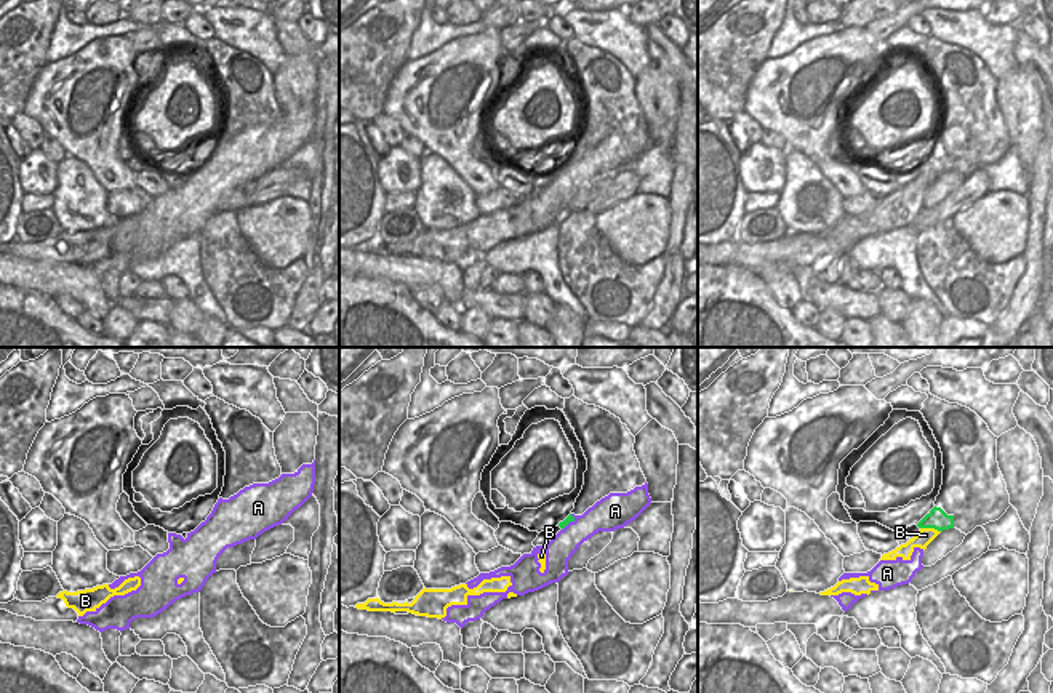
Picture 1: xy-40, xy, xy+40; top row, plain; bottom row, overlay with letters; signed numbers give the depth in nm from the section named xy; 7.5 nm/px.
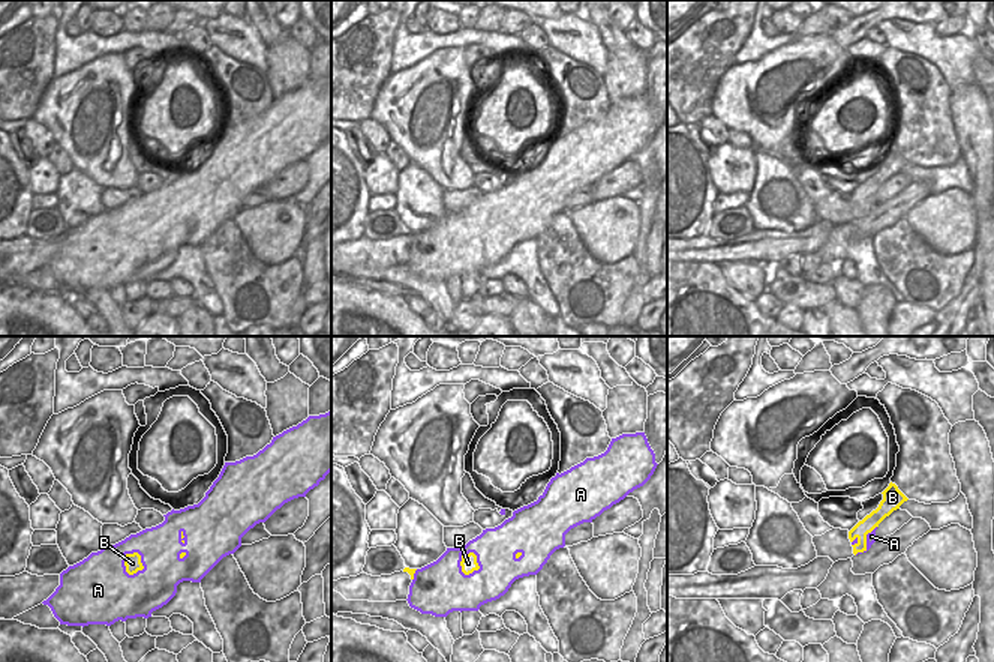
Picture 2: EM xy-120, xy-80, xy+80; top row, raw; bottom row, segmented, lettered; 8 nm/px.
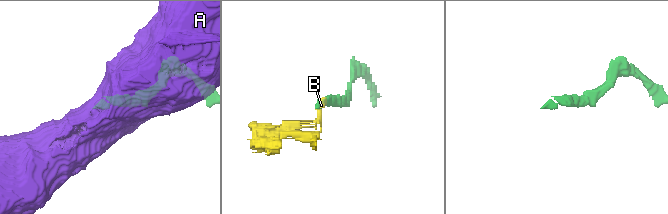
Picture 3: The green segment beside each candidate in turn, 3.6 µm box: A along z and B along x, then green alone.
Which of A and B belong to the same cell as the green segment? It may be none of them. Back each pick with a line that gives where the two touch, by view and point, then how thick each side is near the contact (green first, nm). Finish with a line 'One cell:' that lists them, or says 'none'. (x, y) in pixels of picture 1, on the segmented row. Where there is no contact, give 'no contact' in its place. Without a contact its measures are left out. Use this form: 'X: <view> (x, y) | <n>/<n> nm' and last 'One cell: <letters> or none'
One cell: none

